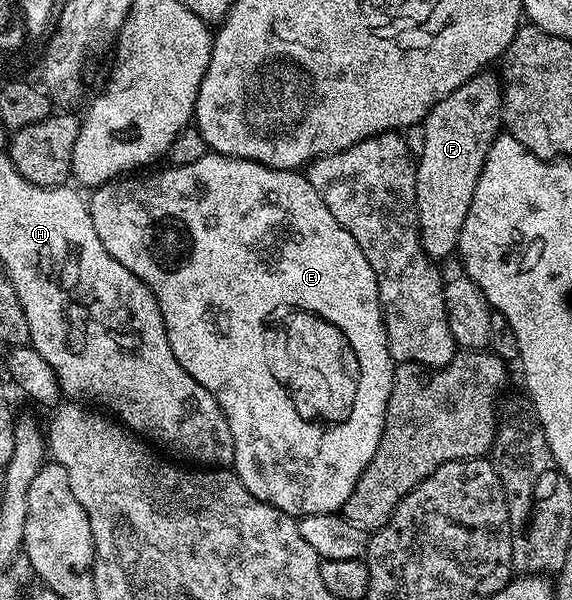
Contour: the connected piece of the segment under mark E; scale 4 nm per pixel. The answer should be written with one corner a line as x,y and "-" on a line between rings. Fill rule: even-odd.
209,151
207,156
198,158
198,162
190,162
190,166
168,166
165,172
140,175
144,174
128,174
95,189
88,200
90,218
94,218
94,230
98,230
102,246
106,246
108,253
122,262
122,266
133,272
154,294
162,310
170,350
174,350
174,358
182,362
182,370
186,370
194,382
210,390
226,414
234,438
236,475
254,498
265,500
287,516
299,518
310,514
339,513
346,498
354,494
354,486
370,458
374,458
374,450
378,450
392,389
394,361
388,349
384,314
380,310
378,282
374,270
370,270
370,262
366,262
366,254
362,254
358,242
350,238
338,218
330,214
326,202
322,202
322,194
310,186
303,171
271,168
253,160
219,156

